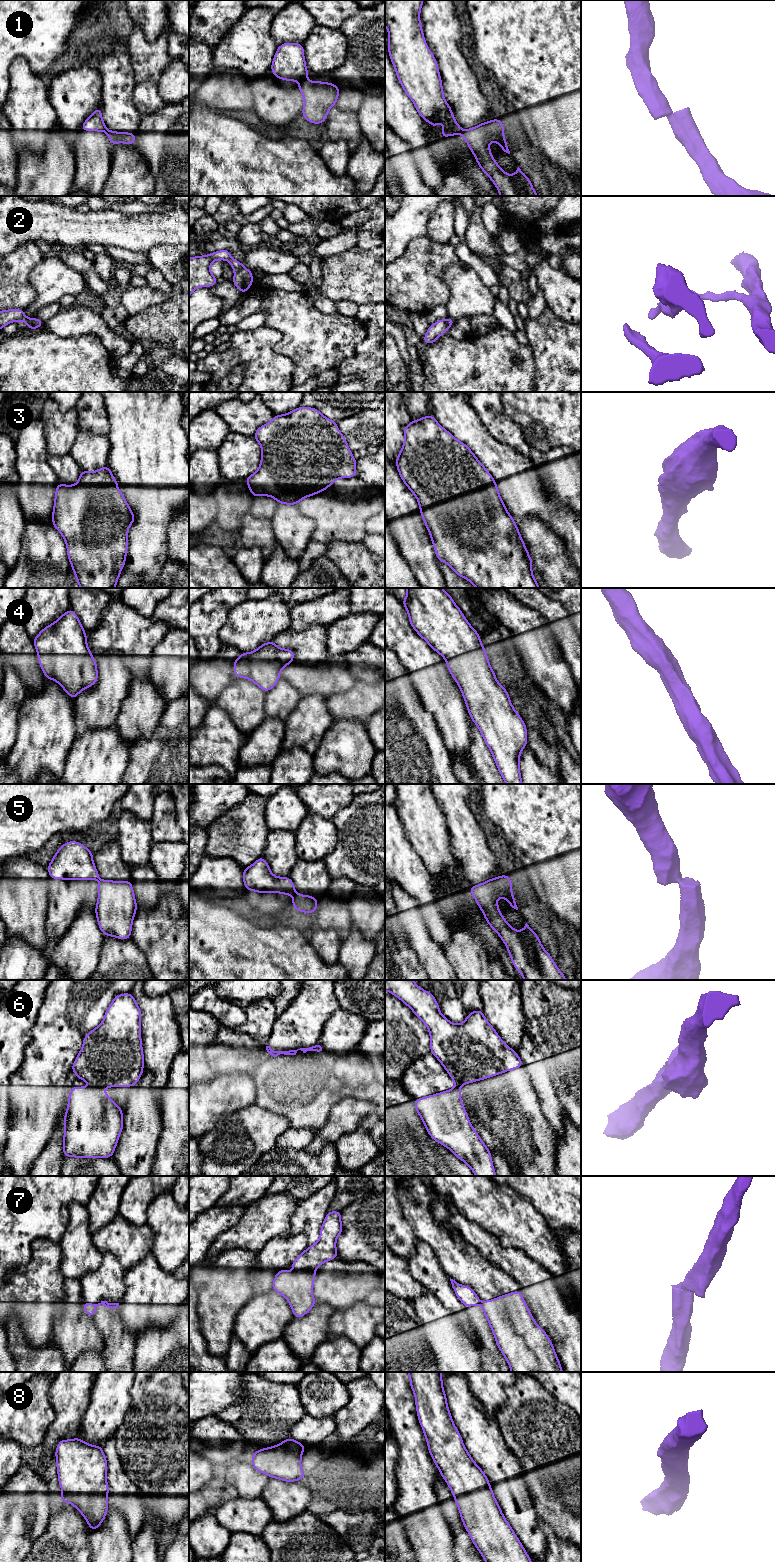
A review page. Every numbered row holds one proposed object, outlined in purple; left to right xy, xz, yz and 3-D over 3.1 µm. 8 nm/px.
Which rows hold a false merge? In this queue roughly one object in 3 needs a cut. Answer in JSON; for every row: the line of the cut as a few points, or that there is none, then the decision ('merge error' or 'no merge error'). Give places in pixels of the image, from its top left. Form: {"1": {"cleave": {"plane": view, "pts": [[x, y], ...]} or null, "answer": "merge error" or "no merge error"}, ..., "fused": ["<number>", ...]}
{"1": {"cleave": {"plane": "xz", "pts": [[306, 76], [300, 82]]}, "answer": "merge error"}, "2": {"cleave": {"plane": "xy", "pts": [[32, 318], [33, 325], [36, 328]]}, "answer": "merge error"}, "3": {"cleave": null, "answer": "no merge error"}, "4": {"cleave": null, "answer": "no merge error"}, "5": {"cleave": {"plane": "xz", "pts": [[295, 890], [293, 896]]}, "answer": "merge error"}, "6": {"cleave": {"plane": "xy", "pts": [[93, 1085], [100, 1087]]}, "answer": "merge error"}, "7": {"cleave": {"plane": "xz", "pts": [[312, 1269], [295, 1271]]}, "answer": "merge error"}, "8": {"cleave": null, "answer": "no merge error"}, "fused": ["1", "2", "5", "6", "7"]}

